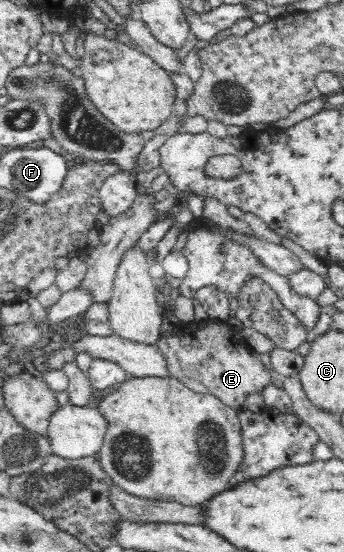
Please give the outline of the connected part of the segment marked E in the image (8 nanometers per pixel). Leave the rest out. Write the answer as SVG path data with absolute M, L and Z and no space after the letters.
M209 320L204 328L191 323L185 329L181 329L177 335L171 335L167 338L162 336L157 345L166 358L170 375L183 383L183 386L195 393L214 396L227 407L235 410L244 408L246 399L250 394L260 394L266 388L274 386L273 381L276 378L282 378L272 366L264 365L257 358L257 353L249 348L241 332L231 327L229 323Z

